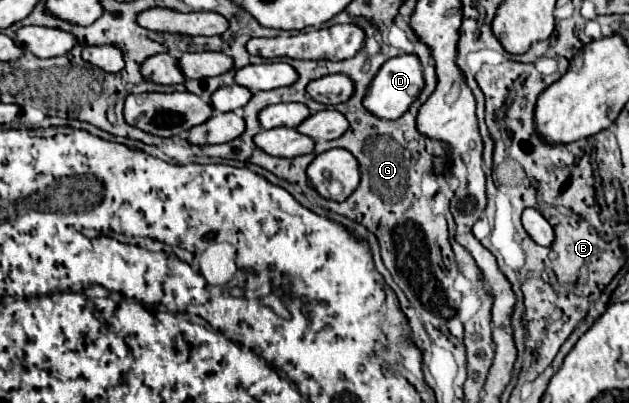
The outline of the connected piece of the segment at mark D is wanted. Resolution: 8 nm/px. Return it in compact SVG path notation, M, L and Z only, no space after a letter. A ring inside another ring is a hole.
M402 54L402 56L390 58L380 68L380 72L374 76L374 80L370 84L370 90L364 98L364 106L378 118L396 120L404 112L408 112L412 102L420 96L422 88L424 88L424 74L422 74L422 64L420 64L418 56L416 54Z

